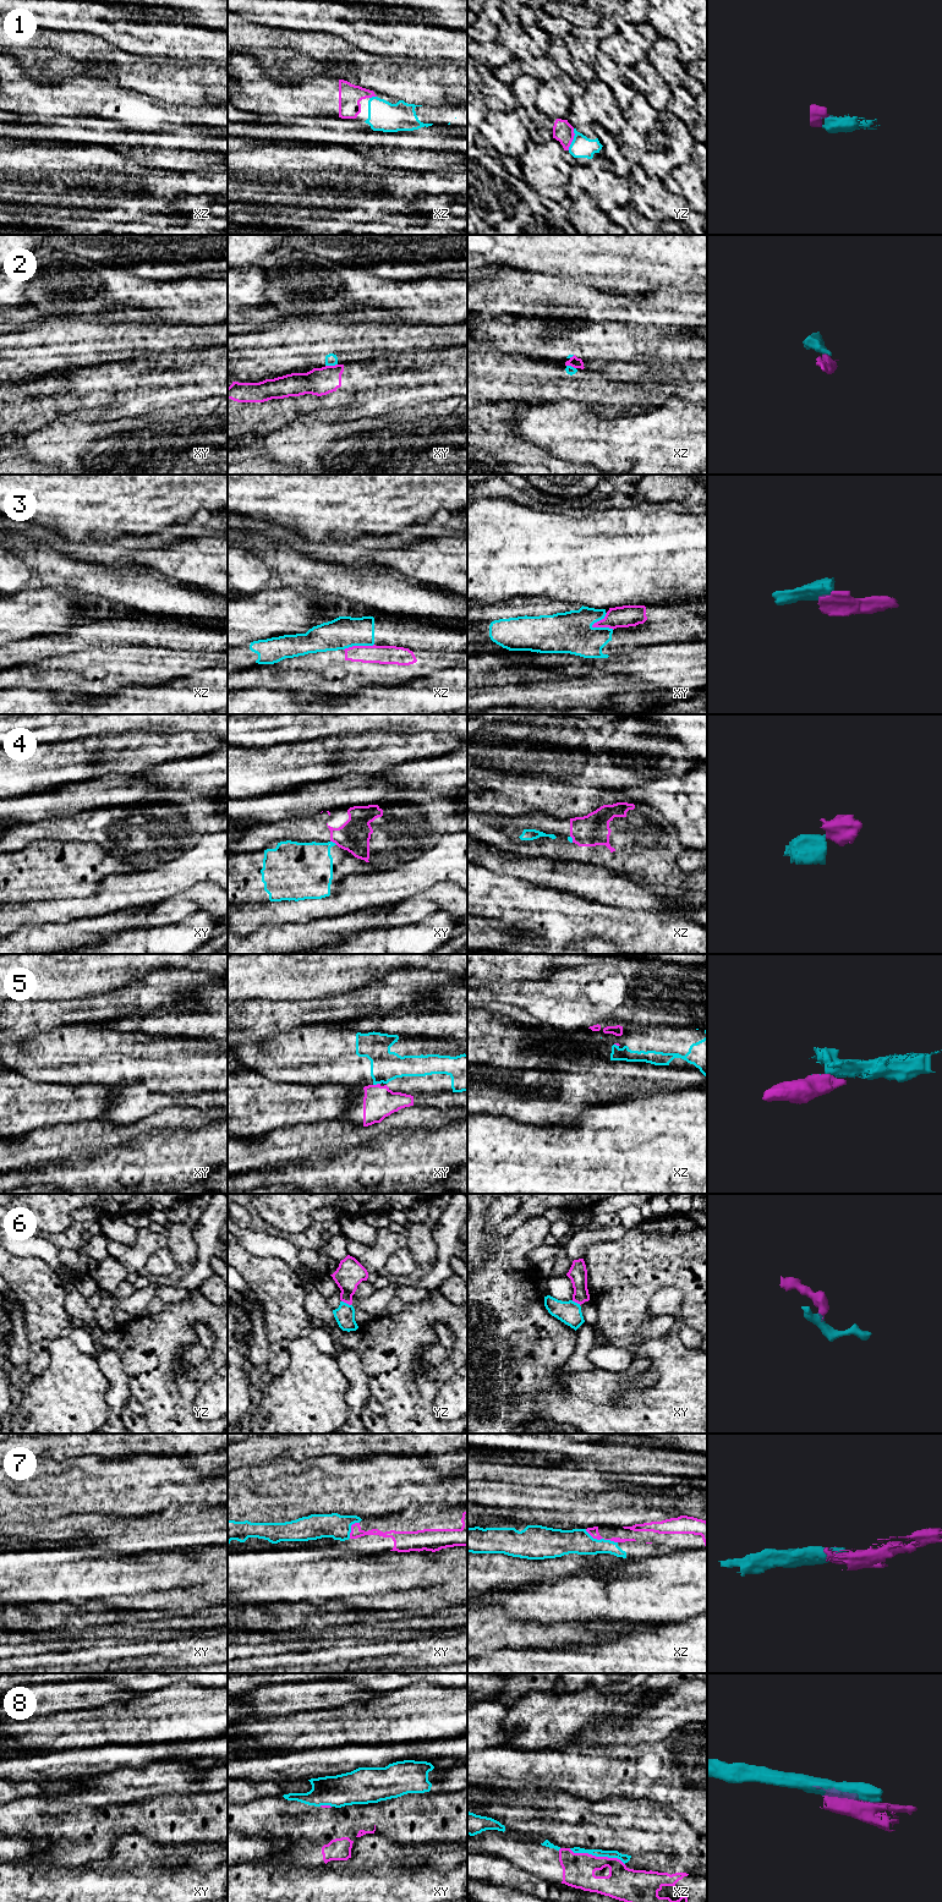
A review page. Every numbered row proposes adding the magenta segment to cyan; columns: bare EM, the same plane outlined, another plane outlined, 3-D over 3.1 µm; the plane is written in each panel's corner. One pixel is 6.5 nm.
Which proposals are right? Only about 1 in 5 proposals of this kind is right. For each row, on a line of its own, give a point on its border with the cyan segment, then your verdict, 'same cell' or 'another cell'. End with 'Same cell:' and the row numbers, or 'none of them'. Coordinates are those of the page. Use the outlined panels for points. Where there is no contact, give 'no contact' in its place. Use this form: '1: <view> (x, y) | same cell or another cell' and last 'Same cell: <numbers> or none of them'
1: yz (573, 140) | same cell
2: xy (330, 365) | another cell
3: xy (602, 628) | another cell
4: xy (334, 843) | another cell
5: xy (376, 1084) | another cell
6: yz (345, 1303) | same cell
7: xz (601, 1539) | same cell
8: xz (597, 1856) | another cell
Same cell: 1, 6, 7

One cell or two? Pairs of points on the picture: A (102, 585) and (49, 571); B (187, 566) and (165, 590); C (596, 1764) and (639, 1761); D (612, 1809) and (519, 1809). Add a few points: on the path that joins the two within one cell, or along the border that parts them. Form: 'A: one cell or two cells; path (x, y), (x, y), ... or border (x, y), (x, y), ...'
A: one cell; path (88, 577), (63, 573)
B: two cells; border (164, 575), (176, 582)
C: one cell; path (607, 1754), (628, 1755)
D: one cell; path (589, 1809), (570, 1809), (556, 1804), (542, 1804)

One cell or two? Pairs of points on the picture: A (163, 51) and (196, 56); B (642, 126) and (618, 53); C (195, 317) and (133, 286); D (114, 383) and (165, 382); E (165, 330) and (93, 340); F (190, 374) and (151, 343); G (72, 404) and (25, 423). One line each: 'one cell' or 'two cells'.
A: one cell
B: two cells
C: one cell
D: one cell
E: one cell
F: two cells
G: one cell

